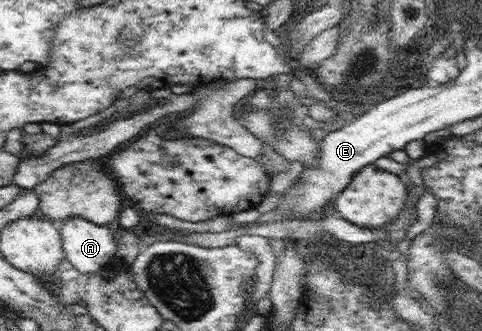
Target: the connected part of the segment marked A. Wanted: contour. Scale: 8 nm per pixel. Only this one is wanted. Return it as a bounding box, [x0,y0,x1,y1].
[59,216,117,274]

